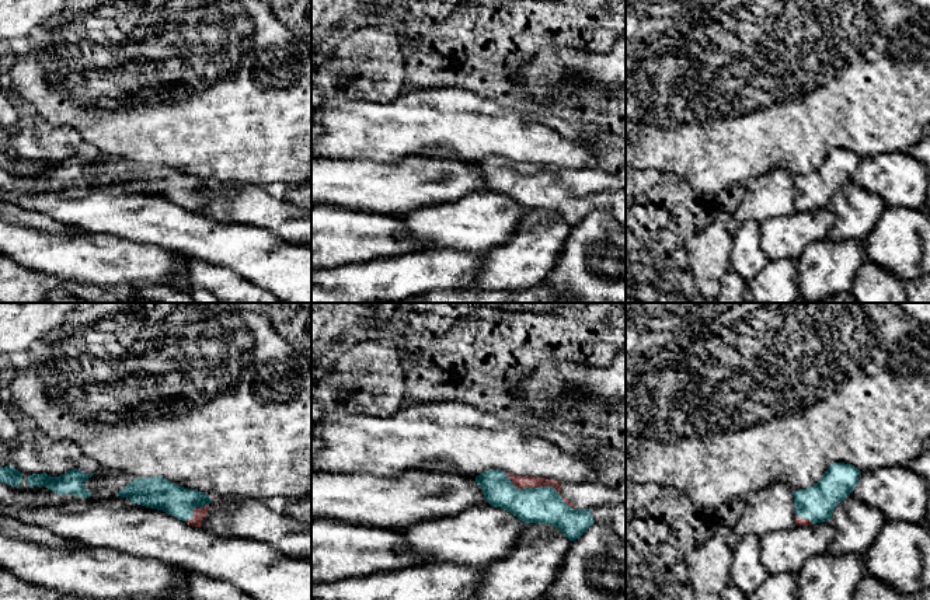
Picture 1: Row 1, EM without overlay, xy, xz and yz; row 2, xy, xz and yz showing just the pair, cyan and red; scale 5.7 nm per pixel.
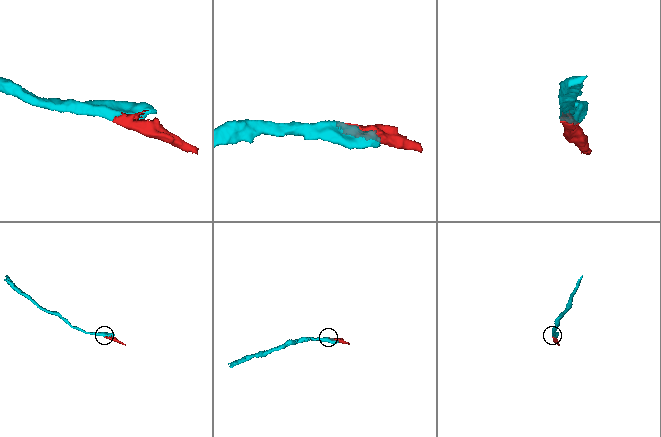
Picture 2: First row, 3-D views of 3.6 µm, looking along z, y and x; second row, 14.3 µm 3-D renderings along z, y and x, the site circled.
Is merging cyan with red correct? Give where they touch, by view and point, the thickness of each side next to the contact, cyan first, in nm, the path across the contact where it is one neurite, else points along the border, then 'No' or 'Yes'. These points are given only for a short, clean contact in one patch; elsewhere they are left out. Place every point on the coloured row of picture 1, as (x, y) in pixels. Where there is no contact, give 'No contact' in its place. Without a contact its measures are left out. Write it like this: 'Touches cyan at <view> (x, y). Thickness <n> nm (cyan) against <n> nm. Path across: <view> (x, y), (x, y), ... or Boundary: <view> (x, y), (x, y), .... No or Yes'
Touches cyan at xz (540, 487). Thickness 220 nm (cyan) against 70 nm. Yes

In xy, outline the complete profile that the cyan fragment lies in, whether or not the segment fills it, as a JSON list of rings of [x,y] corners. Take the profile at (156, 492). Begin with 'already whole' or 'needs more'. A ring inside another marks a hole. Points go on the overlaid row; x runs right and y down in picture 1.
needs more | [[[163,477],[135,478],[116,496],[129,498],[150,509],[163,510],[189,526],[202,527],[209,503],[216,496],[180,486]]]

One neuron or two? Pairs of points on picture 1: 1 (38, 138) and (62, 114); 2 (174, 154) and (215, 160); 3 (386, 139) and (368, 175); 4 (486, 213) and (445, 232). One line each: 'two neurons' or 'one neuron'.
1: two neurons
2: one neuron
3: two neurons
4: one neuron

